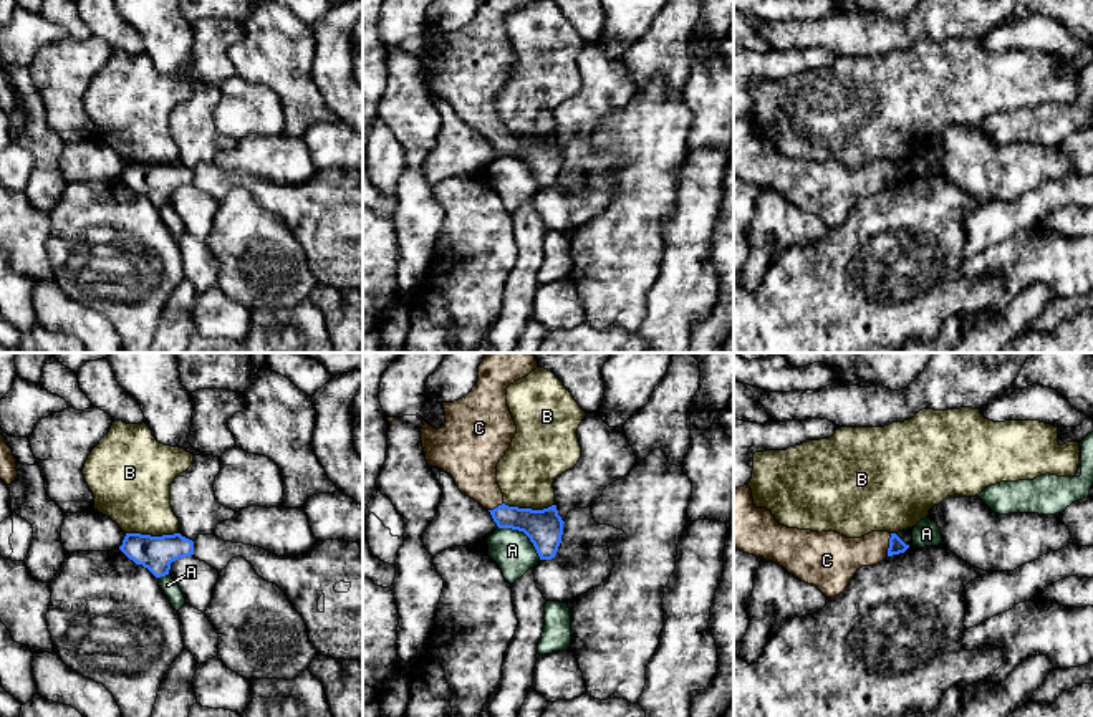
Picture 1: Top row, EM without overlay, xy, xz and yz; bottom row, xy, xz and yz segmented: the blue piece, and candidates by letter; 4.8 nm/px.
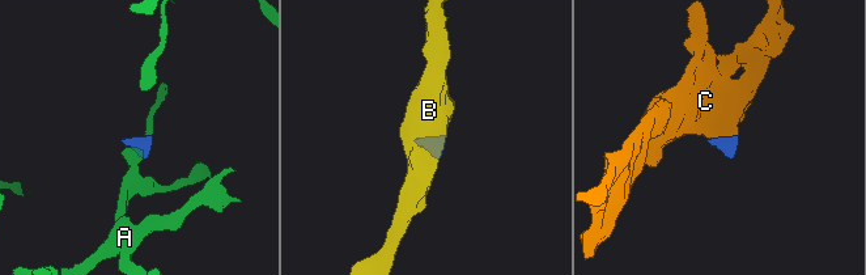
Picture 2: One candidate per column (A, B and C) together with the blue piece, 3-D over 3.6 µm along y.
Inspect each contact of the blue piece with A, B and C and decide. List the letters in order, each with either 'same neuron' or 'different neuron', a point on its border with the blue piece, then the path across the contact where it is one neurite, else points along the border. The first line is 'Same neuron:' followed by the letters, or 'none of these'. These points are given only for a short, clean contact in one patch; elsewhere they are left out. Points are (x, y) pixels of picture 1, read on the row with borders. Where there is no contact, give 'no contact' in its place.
Same neuron: C
A: different neuron; contact xz (524, 532); border xz (499, 527), (520, 530), (540, 558)
B: different neuron; contact xy (153, 537); border xy (126, 532), (151, 535), (178, 534)
C: same neuron; contact yz (890, 545); way yz (896, 545), (890, 545), (876, 545), (840, 558)

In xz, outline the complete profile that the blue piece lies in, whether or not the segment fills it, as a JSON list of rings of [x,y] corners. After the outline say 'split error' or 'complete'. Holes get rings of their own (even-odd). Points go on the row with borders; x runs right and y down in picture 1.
[[[485,353],[484,361],[479,366],[477,384],[472,387],[472,391],[459,401],[441,402],[445,412],[445,422],[441,429],[436,429],[431,424],[427,424],[419,414],[416,416],[424,424],[421,429],[421,442],[427,465],[442,469],[444,472],[450,474],[459,490],[467,497],[474,498],[475,502],[479,502],[484,508],[487,508],[498,528],[512,528],[523,532],[533,543],[540,560],[551,560],[555,558],[558,546],[561,543],[565,523],[558,515],[556,505],[551,505],[543,510],[508,507],[503,503],[503,493],[497,484],[497,464],[505,455],[512,439],[517,434],[515,421],[507,406],[507,387],[515,381],[528,376],[537,368],[540,366],[533,353]]]; split error

